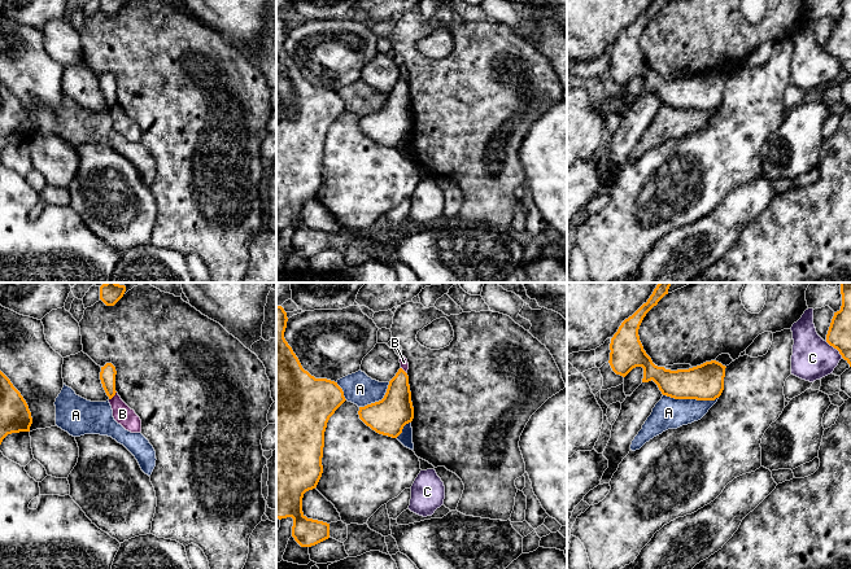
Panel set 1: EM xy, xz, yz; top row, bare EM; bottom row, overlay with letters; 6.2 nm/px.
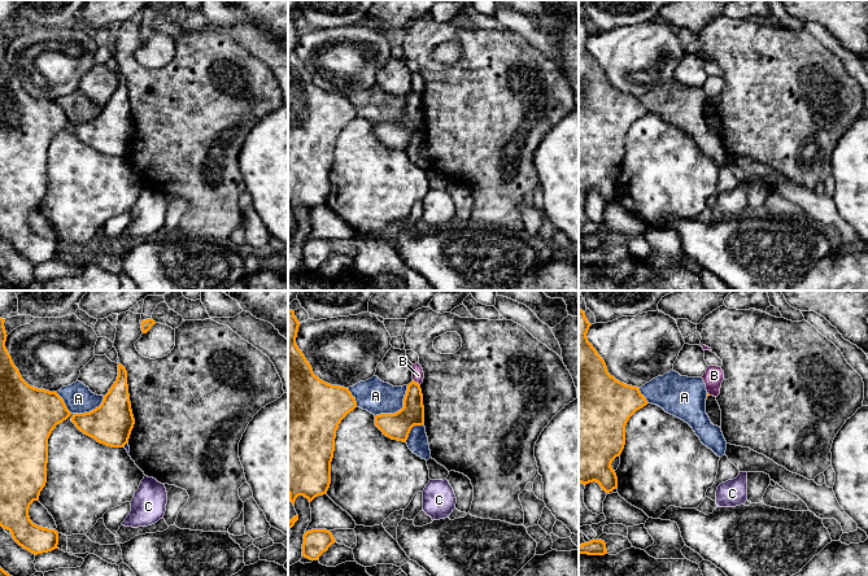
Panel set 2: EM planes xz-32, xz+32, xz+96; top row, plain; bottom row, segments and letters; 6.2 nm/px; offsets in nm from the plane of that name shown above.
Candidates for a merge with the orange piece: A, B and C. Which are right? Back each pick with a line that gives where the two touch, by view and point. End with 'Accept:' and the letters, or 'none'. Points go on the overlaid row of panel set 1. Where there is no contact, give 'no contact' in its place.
Accept: none

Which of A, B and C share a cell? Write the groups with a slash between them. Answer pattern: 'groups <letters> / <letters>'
groups A / B / C

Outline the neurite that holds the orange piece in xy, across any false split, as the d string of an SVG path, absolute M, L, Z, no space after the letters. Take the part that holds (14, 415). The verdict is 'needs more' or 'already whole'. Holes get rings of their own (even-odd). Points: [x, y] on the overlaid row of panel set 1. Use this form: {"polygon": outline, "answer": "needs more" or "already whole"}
{"polygon": "M0 371L0 445L12 433L30 432L31 412L21 393Z", "answer": "already whole"}

